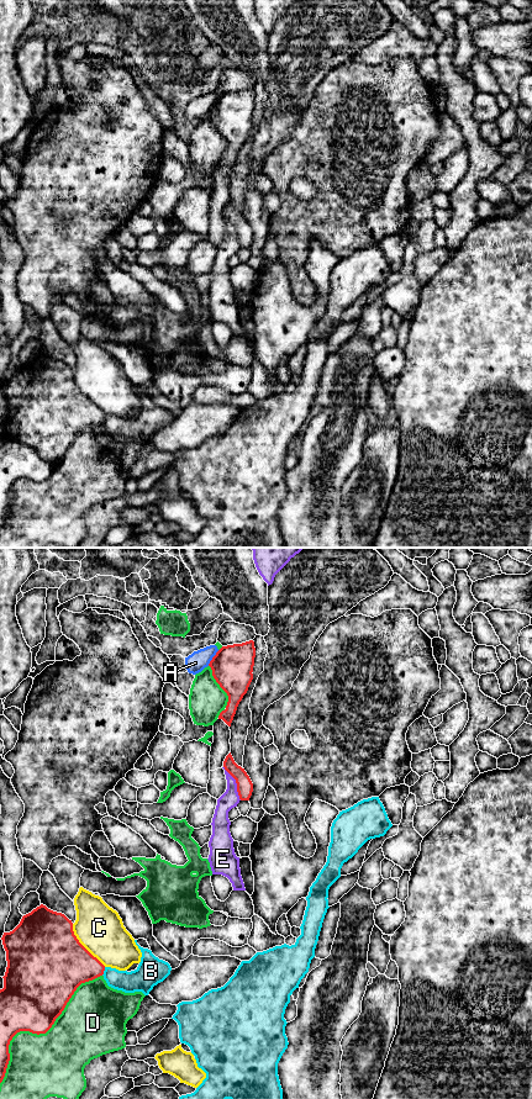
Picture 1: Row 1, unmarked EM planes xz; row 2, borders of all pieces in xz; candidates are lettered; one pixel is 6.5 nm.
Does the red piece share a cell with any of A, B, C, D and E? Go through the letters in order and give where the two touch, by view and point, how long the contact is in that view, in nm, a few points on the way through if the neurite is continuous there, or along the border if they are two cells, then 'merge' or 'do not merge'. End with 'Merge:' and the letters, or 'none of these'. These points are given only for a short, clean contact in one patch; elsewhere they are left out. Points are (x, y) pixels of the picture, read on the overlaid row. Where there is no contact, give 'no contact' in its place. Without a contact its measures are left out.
A: xz (212, 658) | 130 nm | along xz (219, 650), (207, 665) | do not merge
B: xz (104, 970) | 60 nm | do not merge
C: xz (83, 946) | 360 nm | do not merge
D: xz (40, 1033) | 950 nm | do not merge
E: xz (236, 782) | 260 nm | do not merge
Merge: none of these

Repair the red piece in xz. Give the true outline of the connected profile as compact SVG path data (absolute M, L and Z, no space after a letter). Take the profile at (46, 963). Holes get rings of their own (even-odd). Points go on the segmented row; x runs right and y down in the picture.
M43 904L23 915L12 931L4 932L1 940L7 967L2 977L4 988L0 989L0 1083L10 1061L12 1037L20 1031L46 1034L77 988L105 971L105 966L74 935L72 920Z

